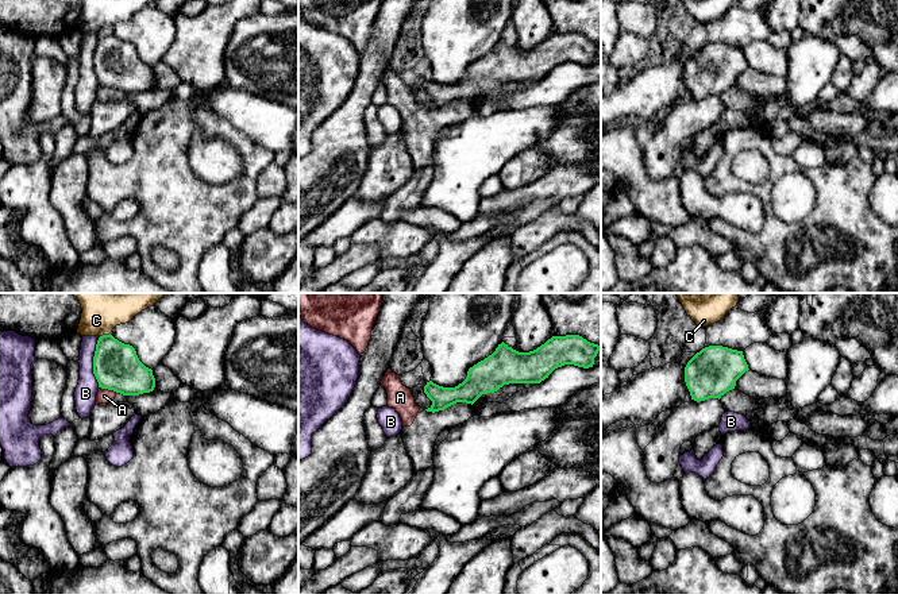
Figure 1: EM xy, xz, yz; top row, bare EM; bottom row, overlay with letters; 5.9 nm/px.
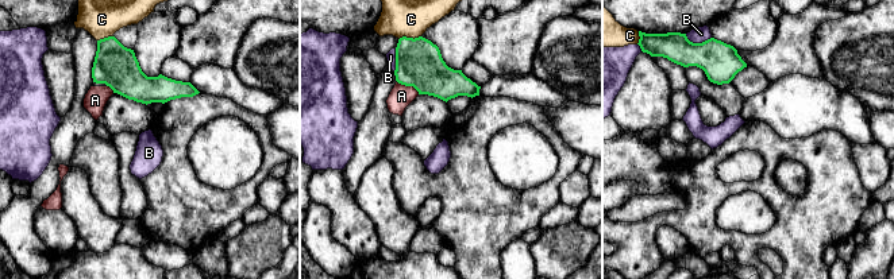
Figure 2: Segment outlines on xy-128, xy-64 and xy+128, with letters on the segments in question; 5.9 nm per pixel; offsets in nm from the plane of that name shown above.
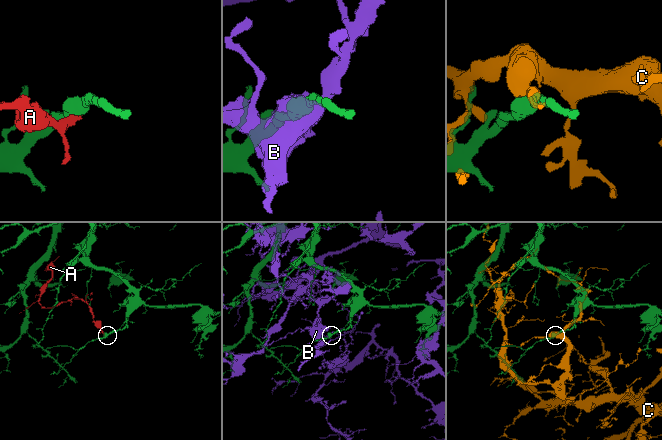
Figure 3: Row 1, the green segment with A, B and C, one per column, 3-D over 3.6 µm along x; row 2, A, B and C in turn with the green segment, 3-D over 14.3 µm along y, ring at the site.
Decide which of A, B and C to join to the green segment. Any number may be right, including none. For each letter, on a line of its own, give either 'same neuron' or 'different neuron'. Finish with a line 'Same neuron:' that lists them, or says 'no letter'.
A: different neuron
B: different neuron
C: different neuron
Same neuron: no letter

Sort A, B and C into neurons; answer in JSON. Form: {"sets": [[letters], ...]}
{"sets": [["A"], ["B"], ["C"]]}

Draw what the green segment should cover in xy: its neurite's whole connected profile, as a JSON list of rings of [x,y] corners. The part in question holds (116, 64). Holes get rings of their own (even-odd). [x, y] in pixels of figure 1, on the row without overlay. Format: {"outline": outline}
{"outline": [[[111,31],[97,38],[93,72],[99,85],[123,93],[150,90],[155,85],[153,68],[139,58],[135,46],[119,39]]]}

